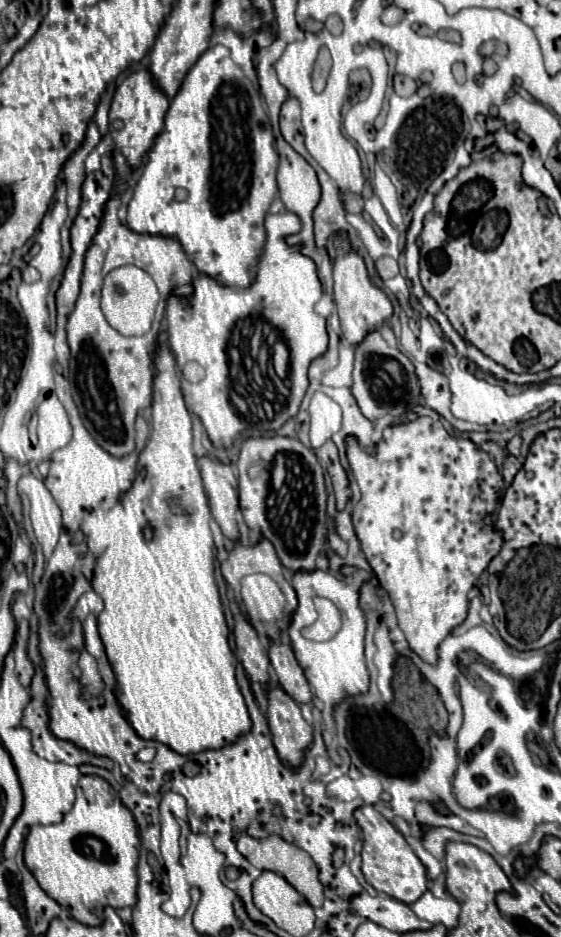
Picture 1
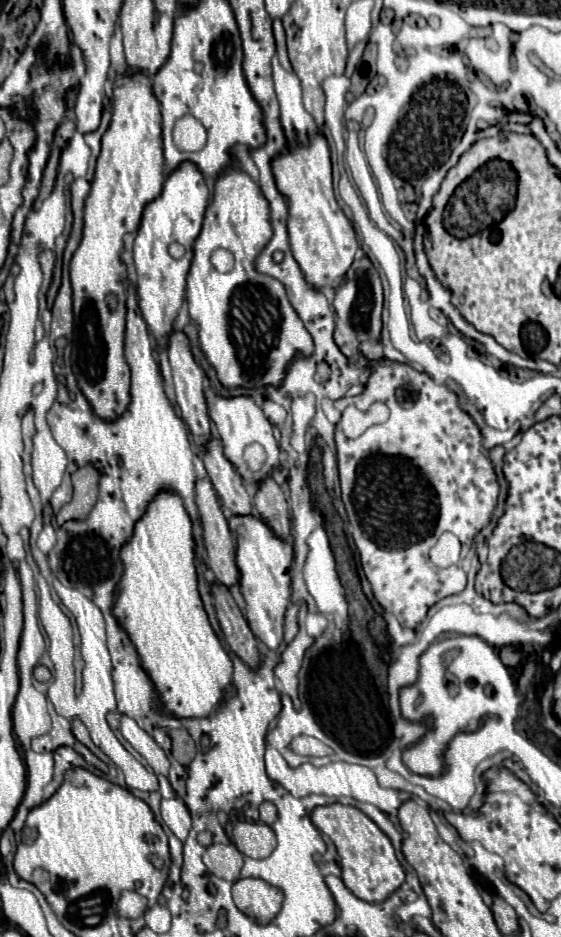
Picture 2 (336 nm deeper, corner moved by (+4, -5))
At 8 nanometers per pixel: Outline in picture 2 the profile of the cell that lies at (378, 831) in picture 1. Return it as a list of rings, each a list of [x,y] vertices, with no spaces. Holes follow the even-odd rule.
[[[338,802],[318,806],[312,810],[312,824],[316,824],[316,828],[334,842],[340,856],[340,878],[344,880],[344,884],[348,884],[348,890],[356,892],[356,896],[360,896],[362,900],[386,900],[404,882],[404,870],[394,854],[388,836],[358,808]]]

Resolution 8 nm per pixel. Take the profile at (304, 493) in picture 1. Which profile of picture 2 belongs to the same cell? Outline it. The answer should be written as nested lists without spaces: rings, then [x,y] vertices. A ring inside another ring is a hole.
[[[210,386],[208,392],[206,392],[206,402],[208,402],[208,414],[212,418],[212,422],[216,424],[218,428],[218,434],[220,434],[220,440],[224,444],[224,454],[228,456],[228,460],[232,464],[236,464],[236,468],[244,466],[242,462],[242,454],[244,454],[244,448],[246,444],[262,444],[264,450],[266,450],[266,464],[264,464],[264,470],[260,470],[260,474],[254,474],[254,476],[266,476],[272,472],[272,466],[278,466],[278,454],[280,454],[280,448],[278,448],[278,442],[274,440],[272,436],[272,424],[268,422],[268,418],[264,416],[262,408],[254,402],[254,398],[250,396],[232,396],[232,398],[226,398],[226,396],[218,396],[214,392],[214,388]]]

